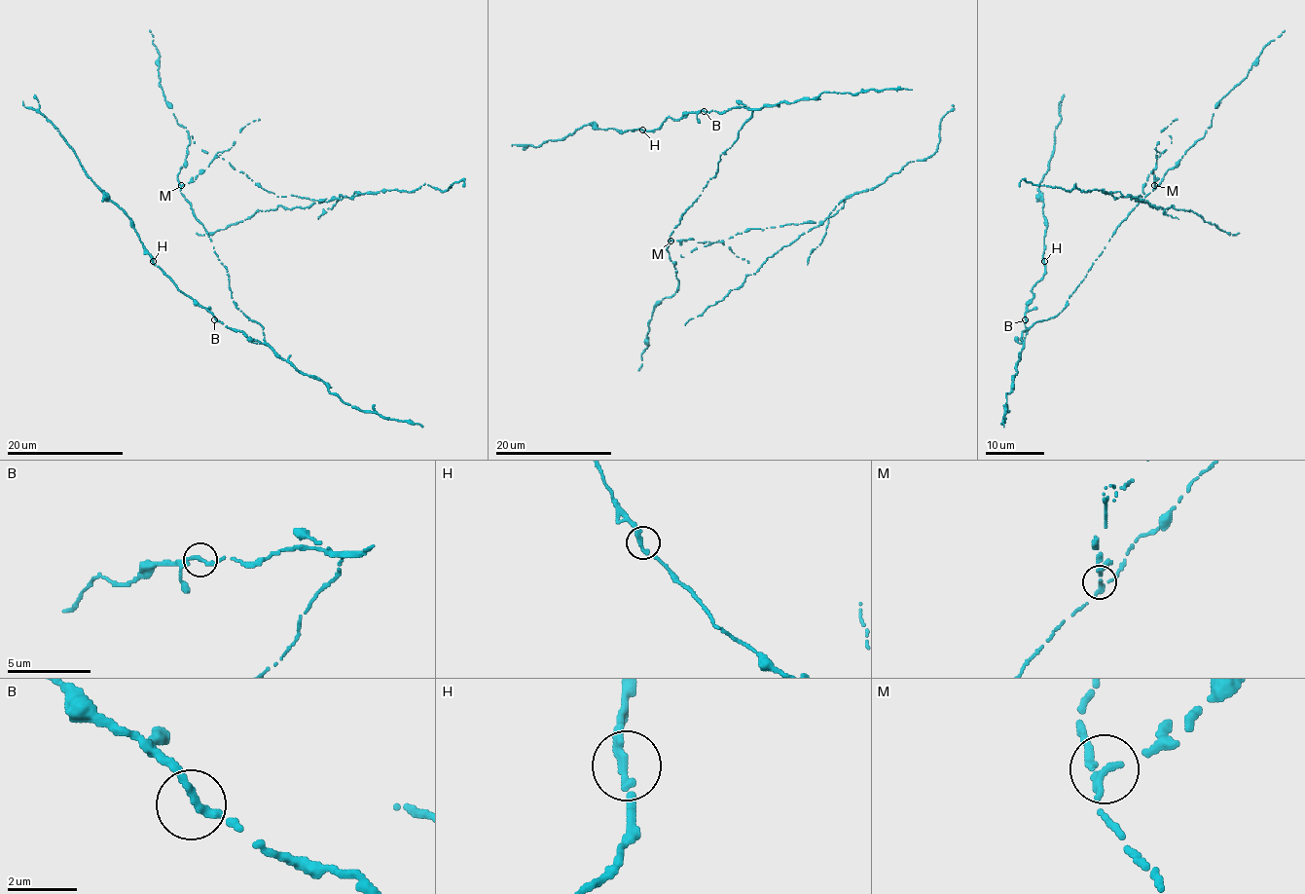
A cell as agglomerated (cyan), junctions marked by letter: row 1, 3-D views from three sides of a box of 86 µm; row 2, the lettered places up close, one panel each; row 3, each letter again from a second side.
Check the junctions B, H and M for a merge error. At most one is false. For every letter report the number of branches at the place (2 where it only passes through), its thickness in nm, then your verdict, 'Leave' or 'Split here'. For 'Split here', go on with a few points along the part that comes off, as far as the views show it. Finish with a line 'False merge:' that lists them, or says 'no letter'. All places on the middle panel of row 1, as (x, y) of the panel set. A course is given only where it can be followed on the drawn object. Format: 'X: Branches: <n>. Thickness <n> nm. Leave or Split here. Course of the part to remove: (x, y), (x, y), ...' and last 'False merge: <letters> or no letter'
B: Branches: 2. Thickness 240 nm. Leave
H: Branches: 2. Thickness 240 nm. Leave
M: Branches: 2. Thickness 220 nm. Split here. Course of the part to remove: (670, 240), (707, 245), (750, 228), (820, 225), (846, 199), (873, 190), (910, 161), (928, 158), (952, 105)
False merge: M

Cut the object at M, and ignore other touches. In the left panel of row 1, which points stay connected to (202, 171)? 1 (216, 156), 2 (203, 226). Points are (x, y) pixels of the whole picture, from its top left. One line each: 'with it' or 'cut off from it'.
1: with it
2: cut off from it

